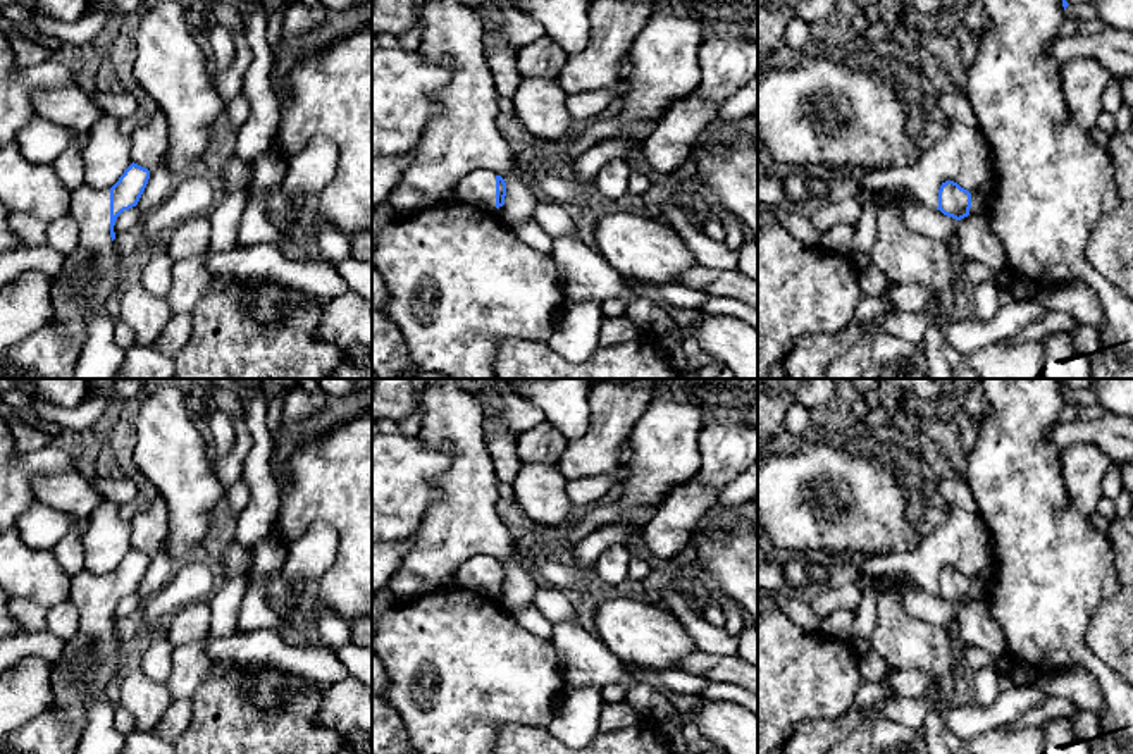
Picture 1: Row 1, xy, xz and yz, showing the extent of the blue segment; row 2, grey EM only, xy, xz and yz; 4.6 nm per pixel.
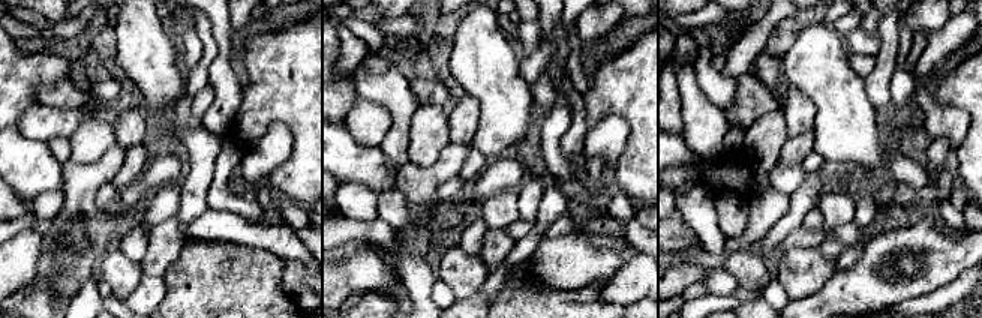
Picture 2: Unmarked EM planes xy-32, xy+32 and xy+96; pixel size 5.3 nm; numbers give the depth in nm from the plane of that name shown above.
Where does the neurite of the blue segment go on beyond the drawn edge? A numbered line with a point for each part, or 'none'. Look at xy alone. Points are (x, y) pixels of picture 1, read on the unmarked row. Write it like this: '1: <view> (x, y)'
1: xy (88, 667)

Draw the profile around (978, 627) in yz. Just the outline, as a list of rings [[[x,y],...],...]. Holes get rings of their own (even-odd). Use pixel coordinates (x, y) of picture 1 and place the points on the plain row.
[[[971,599],[956,615],[961,644],[978,647],[997,661],[1006,661],[1006,635],[987,599]]]

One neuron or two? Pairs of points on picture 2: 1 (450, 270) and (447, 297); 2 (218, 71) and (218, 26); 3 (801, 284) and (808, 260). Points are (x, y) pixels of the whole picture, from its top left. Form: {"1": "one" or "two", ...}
{"1": "two", "2": "one", "3": "one"}

